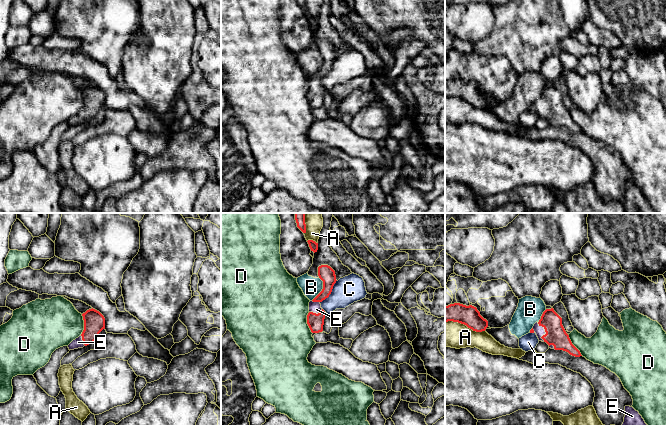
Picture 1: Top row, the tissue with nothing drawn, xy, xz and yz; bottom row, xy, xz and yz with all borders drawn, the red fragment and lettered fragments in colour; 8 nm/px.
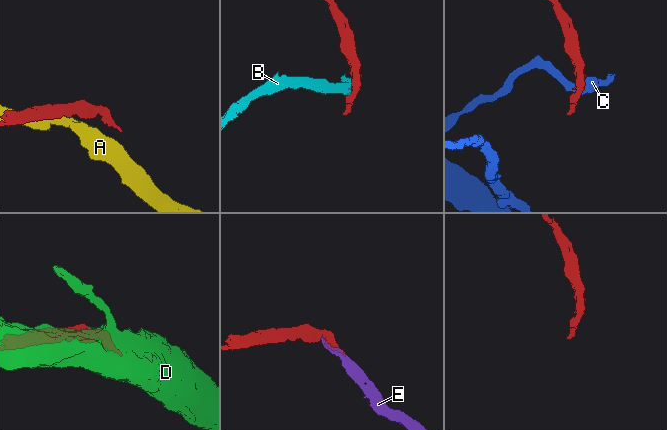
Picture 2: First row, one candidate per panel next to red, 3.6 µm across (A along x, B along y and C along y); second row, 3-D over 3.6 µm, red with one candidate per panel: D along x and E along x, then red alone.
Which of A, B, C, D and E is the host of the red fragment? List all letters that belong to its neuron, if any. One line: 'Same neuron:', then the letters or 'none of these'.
Same neuron: E

